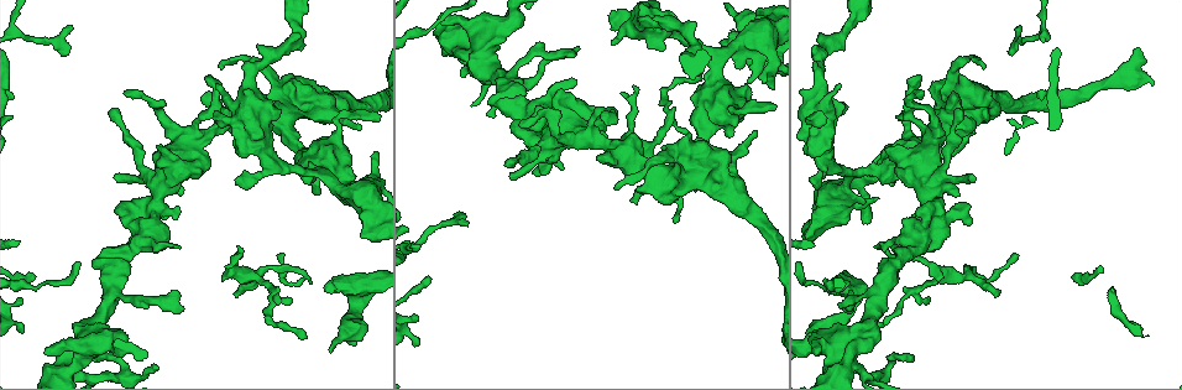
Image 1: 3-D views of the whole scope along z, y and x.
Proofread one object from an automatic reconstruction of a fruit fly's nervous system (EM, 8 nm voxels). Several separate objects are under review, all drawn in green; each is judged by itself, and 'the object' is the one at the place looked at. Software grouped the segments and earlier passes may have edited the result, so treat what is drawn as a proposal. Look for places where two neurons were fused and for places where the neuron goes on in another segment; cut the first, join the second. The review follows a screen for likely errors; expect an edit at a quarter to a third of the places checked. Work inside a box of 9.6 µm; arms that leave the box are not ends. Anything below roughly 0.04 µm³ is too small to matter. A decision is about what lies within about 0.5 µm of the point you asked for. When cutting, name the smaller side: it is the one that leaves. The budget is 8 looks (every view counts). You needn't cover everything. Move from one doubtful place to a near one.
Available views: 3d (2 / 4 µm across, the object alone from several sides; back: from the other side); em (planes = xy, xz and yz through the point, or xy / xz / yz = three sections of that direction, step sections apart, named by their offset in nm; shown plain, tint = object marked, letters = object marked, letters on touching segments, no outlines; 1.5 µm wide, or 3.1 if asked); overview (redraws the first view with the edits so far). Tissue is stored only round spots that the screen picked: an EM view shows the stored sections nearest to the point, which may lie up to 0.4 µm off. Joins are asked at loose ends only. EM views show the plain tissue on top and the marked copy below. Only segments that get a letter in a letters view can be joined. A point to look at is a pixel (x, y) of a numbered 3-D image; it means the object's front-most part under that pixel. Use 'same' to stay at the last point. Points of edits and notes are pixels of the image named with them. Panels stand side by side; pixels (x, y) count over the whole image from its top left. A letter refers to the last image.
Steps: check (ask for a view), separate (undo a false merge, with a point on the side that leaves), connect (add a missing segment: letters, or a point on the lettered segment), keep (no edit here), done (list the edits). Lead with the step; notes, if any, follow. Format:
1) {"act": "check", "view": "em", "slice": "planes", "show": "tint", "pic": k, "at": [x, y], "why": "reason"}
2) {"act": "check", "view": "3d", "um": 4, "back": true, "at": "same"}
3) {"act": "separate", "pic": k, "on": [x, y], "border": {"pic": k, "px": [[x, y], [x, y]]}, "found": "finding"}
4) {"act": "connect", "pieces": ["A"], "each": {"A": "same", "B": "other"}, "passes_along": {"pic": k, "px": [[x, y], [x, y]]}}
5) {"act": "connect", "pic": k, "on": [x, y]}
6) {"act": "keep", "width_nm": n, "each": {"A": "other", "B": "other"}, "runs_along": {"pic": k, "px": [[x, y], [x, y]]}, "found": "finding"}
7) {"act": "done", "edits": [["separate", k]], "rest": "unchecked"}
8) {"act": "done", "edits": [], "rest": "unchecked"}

{"act": "check", "view": "3d", "um": 2, "pic": 1, "at": [237, 296], "why": "tapers out"}

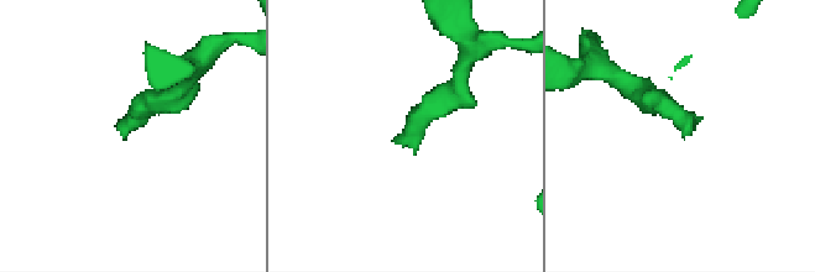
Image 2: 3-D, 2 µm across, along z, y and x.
{"act": "check", "view": "em", "slice": "planes", "show": "letters", "pic": 2, "at": [401, 134], "why": "need the tissue"}

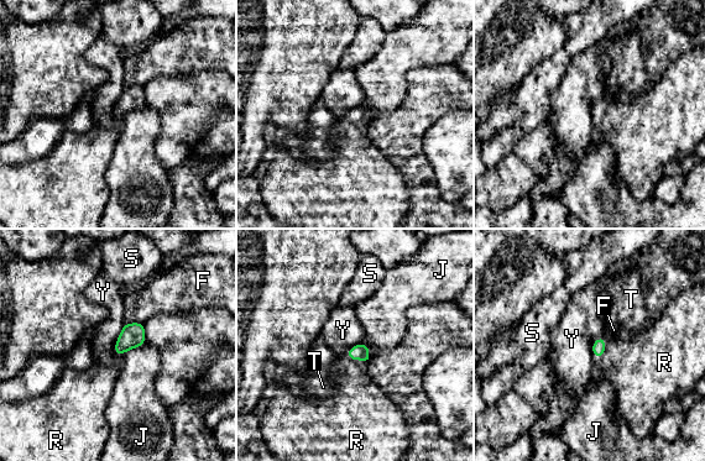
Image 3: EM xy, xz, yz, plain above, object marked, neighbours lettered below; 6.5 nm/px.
{"act": "connect", "pieces": ["R"], "each": {"F": "other", "J": "other", "R": "same", "S": "other", "T": "other", "Y": "other"}, "passes_along": {"pic": 3, "px": [[599, 345], [604, 350], [637, 368]]}, "found": "the neuron continues"}

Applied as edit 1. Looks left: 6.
{"act": "check", "view": "em", "slice": "planes", "show": "letters", "pic": 1, "at": [509, 167], "why": "branch stops here"}

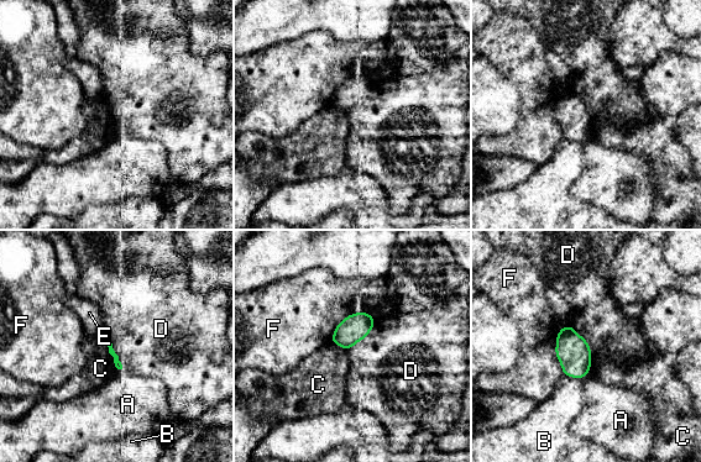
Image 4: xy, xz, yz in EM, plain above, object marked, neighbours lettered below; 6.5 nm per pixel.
{"act": "keep", "each": {"A": "other", "B": "other", "C": "other", "D": "other", "E": "other", "F": "other"}, "border": {"pic": 4, "px": [[375, 320], [371, 330], [349, 348]]}, "found": "none of them fits"}

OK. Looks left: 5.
{"act": "check", "view": "em", "um": 3.1, "slice": "planes", "show": "letters", "pic": 1, "at": [316, 194]}

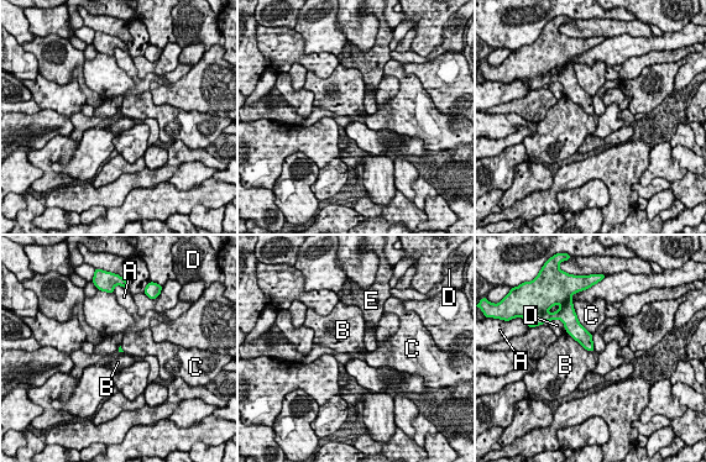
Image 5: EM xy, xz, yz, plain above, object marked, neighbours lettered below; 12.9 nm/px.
{"act": "keep", "each": {"A": "other", "B": "other", "C": "other", "D": "other", "E": "other"}, "border": {"pic": 5, "px": [[565, 331], [591, 352]]}, "found": "none of them fits"}

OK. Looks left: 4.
{"act": "done", "edits": [["connect", 3]], "rest": "unchecked"}

